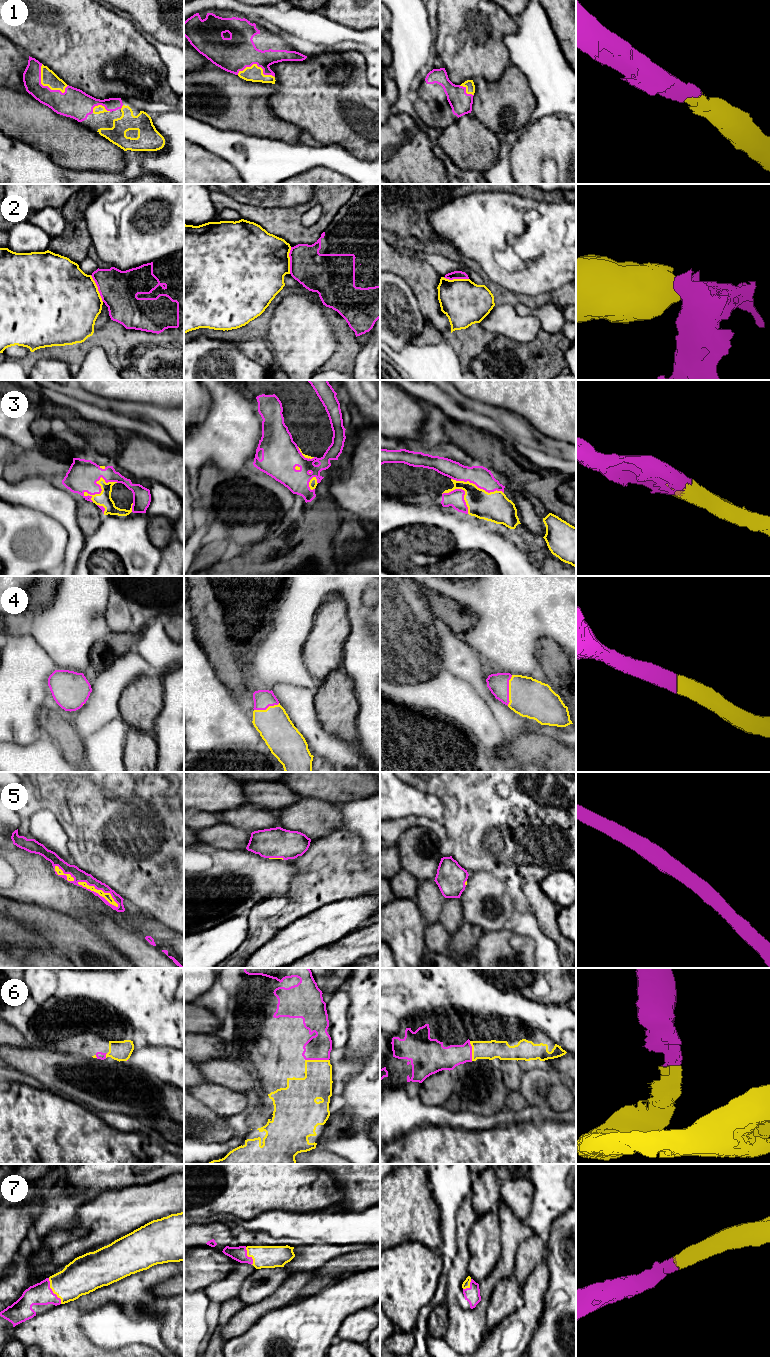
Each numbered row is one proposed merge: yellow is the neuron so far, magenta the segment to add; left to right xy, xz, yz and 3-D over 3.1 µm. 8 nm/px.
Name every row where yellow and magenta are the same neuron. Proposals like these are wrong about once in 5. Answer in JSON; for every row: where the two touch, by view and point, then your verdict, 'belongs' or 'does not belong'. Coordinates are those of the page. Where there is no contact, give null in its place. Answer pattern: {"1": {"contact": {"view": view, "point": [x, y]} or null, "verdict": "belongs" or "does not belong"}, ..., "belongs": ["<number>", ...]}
{"1": {"contact": {"view": "xy", "point": [43, 85]}, "verdict": "belongs"}, "2": {"contact": {"view": "xy", "point": [97, 288]}, "verdict": "does not belong"}, "3": {"contact": {"view": "xy", "point": [99, 484]}, "verdict": "belongs"}, "4": {"contact": {"view": "yz", "point": [509, 690]}, "verdict": "belongs"}, "5": {"contact": {"view": "xy", "point": [98, 893]}, "verdict": "belongs"}, "6": {"contact": {"view": "xz", "point": [317, 1060]}, "verdict": "belongs"}, "7": {"contact": {"view": "xy", "point": [52, 1290]}, "verdict": "belongs"}, "belongs": ["1", "3", "4", "5", "6", "7"]}

